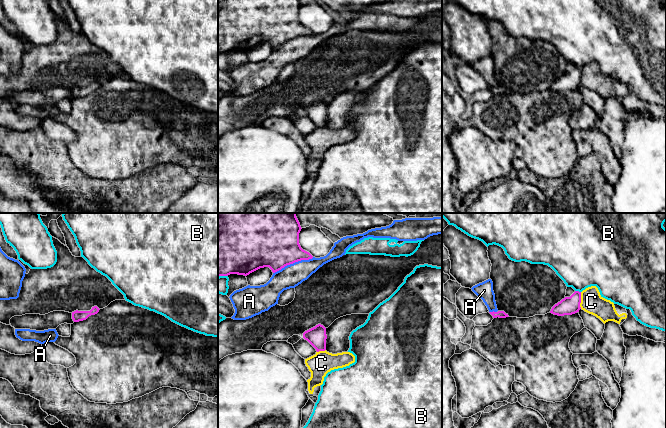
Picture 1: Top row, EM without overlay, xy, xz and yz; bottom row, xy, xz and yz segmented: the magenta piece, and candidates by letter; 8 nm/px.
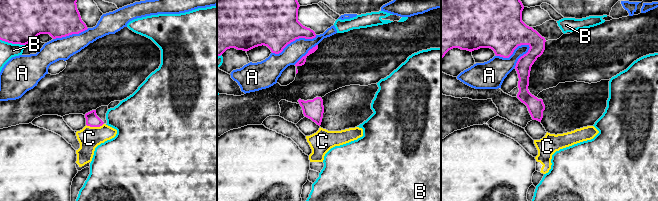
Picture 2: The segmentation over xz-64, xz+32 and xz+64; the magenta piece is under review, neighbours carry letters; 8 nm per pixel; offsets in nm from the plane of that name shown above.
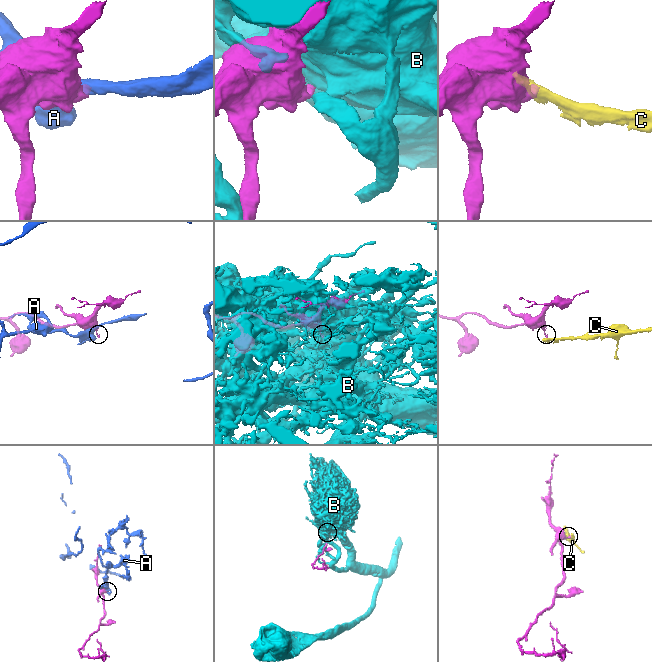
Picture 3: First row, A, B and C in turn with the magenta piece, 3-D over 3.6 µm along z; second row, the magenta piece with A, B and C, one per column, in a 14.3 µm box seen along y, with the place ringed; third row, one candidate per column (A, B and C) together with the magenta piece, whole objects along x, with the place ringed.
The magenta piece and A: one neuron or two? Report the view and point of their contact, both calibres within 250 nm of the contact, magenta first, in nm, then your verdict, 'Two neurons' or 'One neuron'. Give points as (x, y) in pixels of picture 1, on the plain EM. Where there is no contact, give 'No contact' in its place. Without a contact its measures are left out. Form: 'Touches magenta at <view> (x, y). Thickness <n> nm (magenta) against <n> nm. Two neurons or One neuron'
Touches magenta at xz (293, 38). Thickness 360 nm (magenta) against 180 nm. Two neurons

